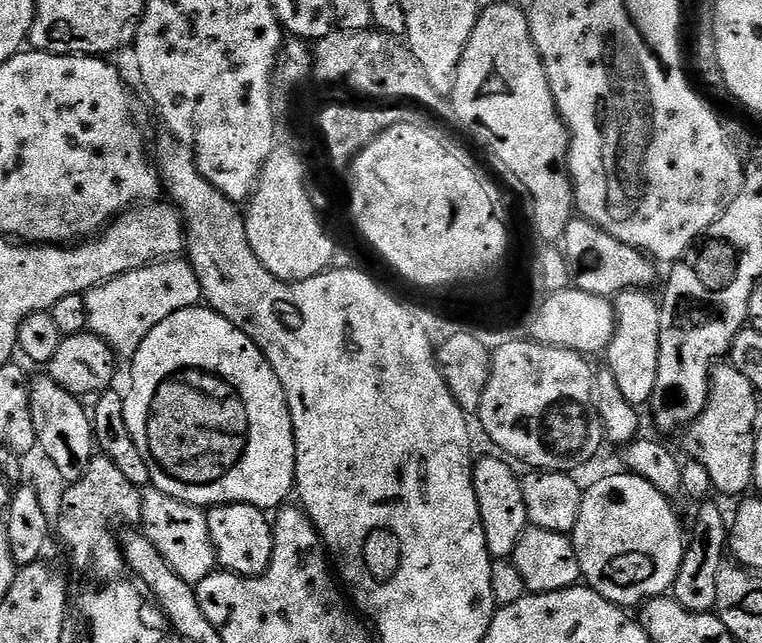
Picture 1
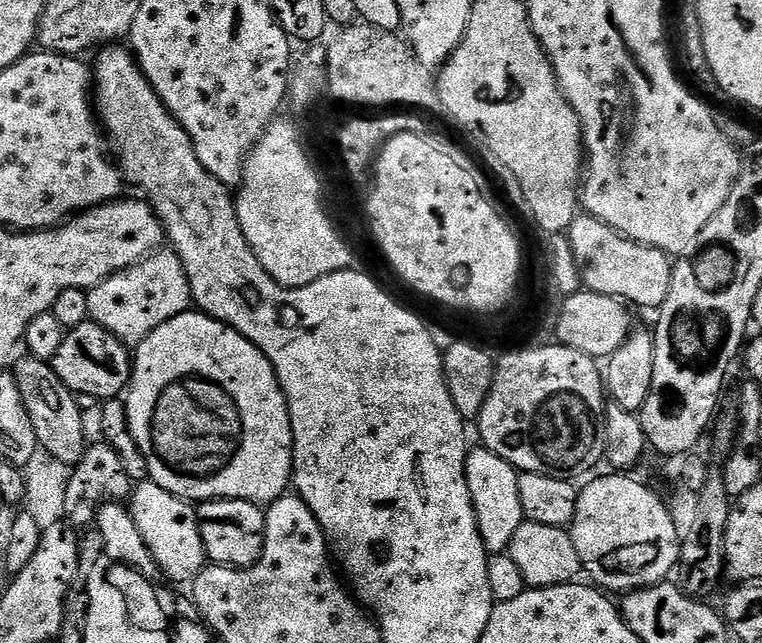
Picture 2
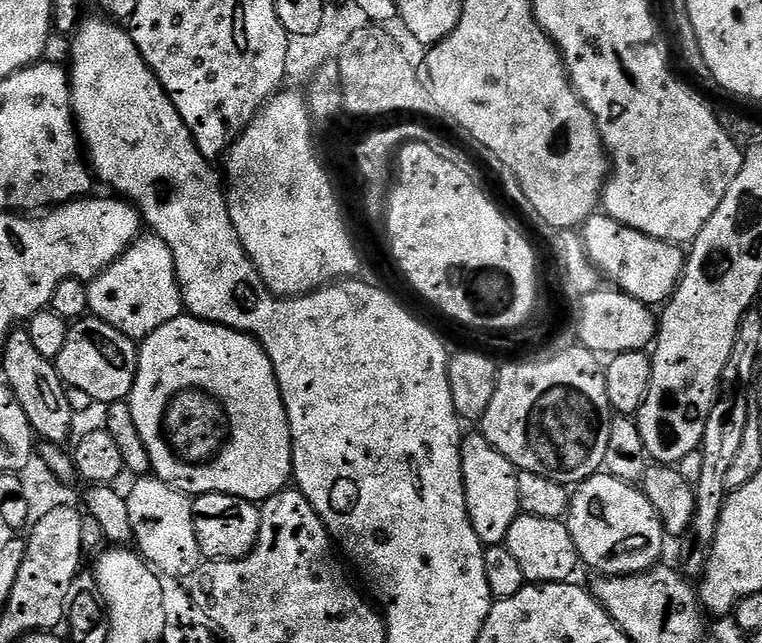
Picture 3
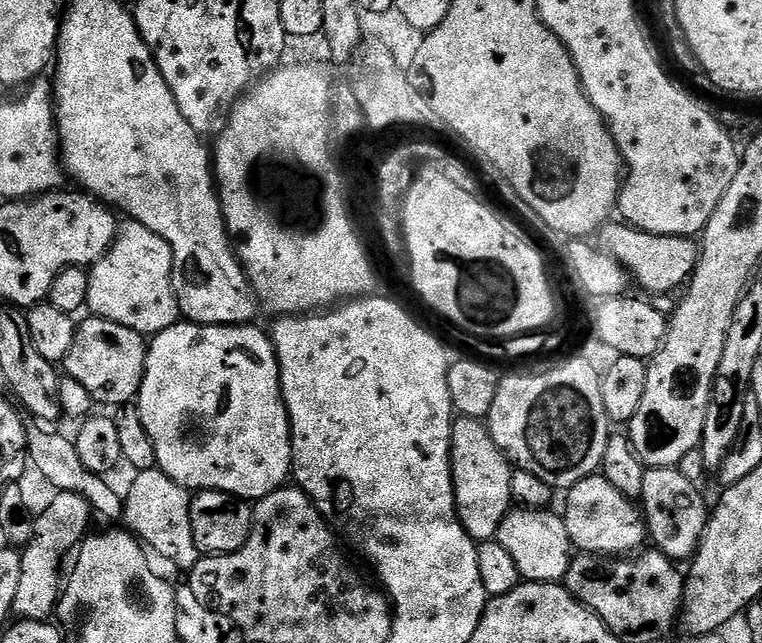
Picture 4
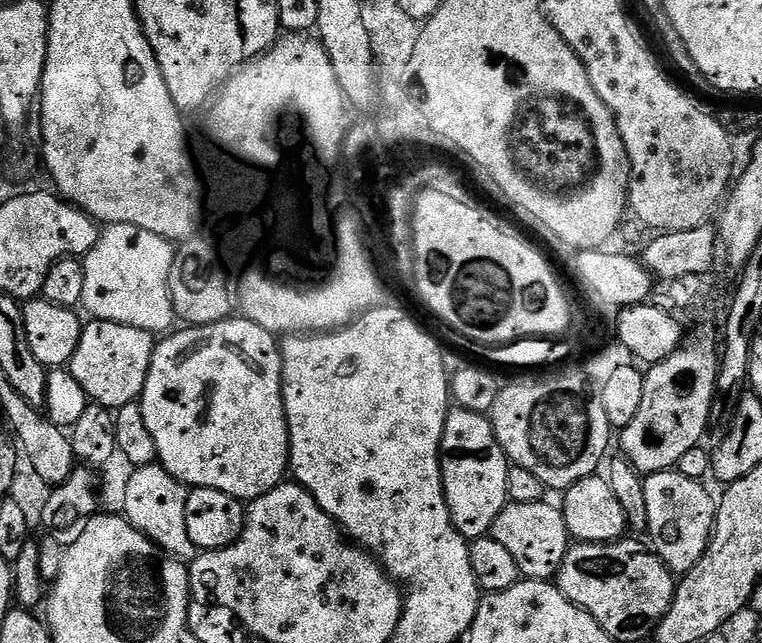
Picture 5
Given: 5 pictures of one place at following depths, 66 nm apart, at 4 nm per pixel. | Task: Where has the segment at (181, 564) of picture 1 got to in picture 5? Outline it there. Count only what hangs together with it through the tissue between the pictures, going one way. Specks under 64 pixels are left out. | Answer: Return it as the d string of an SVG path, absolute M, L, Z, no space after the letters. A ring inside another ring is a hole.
M159 462L142 466L131 474L133 476L124 484L124 519L129 520L139 532L150 537L157 548L167 555L185 562L195 560L198 550L194 542L190 542L190 534L186 534L186 498L189 489L172 477Z

